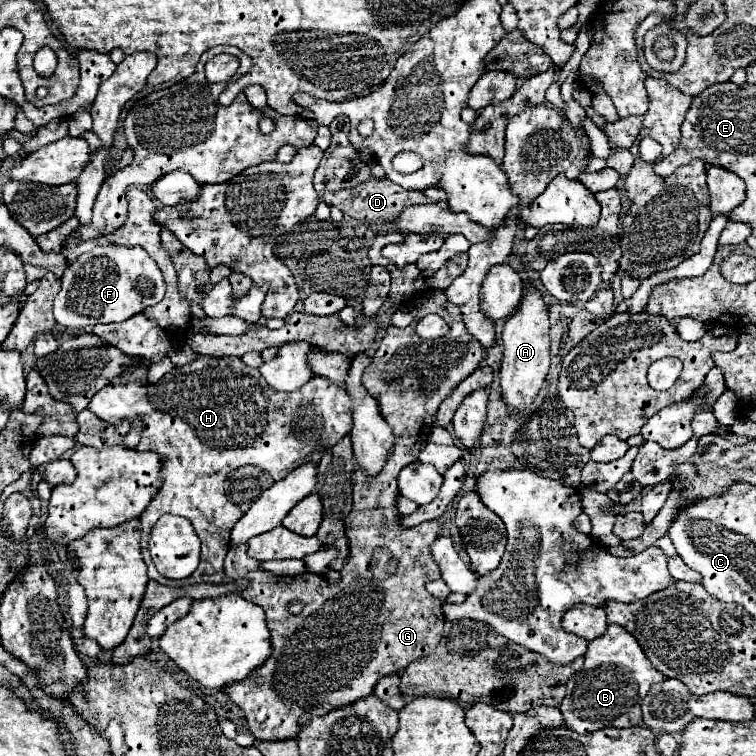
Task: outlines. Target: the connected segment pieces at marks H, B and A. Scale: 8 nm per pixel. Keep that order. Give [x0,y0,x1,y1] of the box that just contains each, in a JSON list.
[[89,357,353,587],[561,625,665,733],[499,281,549,409]]

